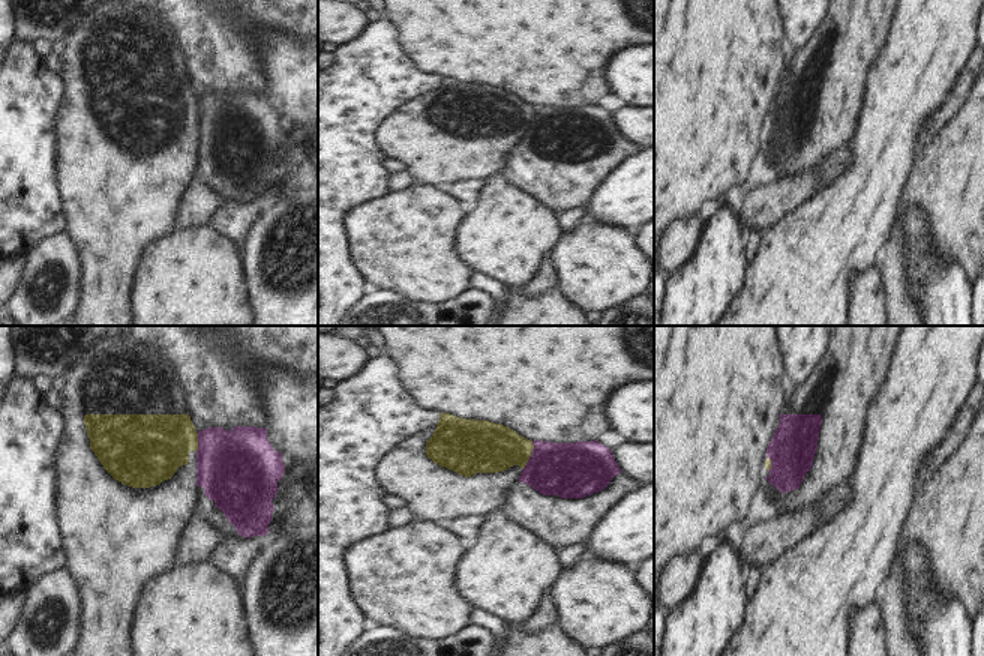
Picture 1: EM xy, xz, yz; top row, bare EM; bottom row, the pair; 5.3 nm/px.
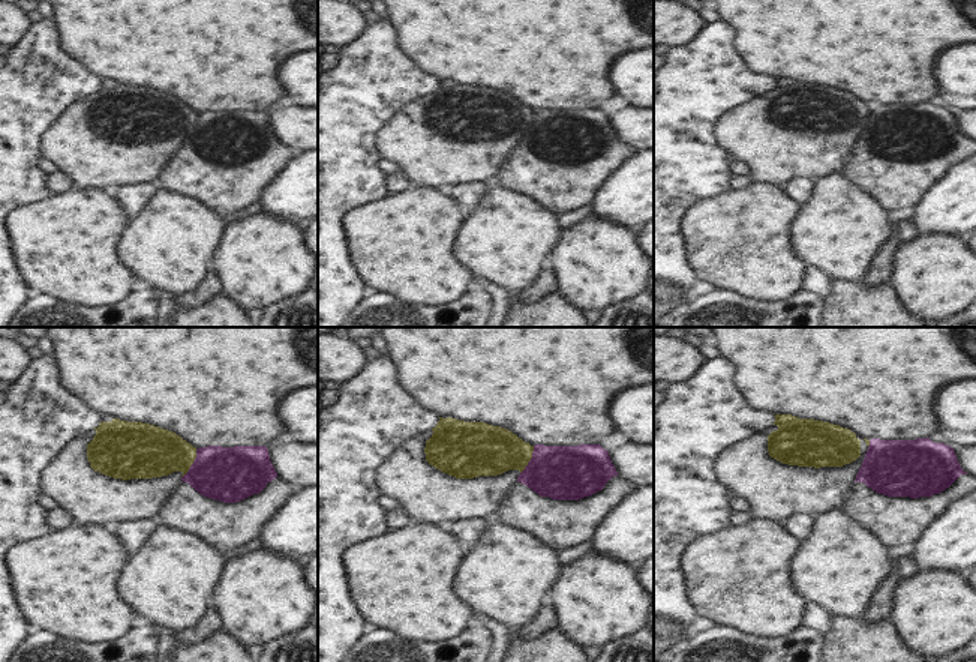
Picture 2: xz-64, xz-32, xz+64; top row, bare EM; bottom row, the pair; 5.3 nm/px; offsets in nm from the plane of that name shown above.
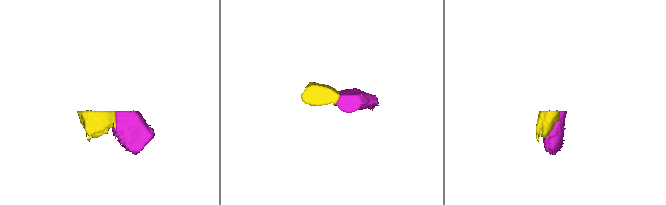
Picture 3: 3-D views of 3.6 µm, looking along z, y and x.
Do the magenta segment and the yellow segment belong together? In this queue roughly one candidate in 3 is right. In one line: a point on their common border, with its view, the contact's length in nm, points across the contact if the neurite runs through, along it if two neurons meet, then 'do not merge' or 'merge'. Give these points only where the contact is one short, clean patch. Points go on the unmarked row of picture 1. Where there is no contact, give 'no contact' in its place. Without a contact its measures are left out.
meets magenta in xz at (531, 119); contact 160 nm long; border along xz (533, 105), (533, 114), (524, 132); do not merge

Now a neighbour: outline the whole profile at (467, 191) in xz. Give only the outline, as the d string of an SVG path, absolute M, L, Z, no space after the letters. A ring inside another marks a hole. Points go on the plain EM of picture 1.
M464 179L453 182L448 186L442 186L442 189L452 197L458 198L465 209L474 204L474 201L478 198L482 188L483 180L478 179Z

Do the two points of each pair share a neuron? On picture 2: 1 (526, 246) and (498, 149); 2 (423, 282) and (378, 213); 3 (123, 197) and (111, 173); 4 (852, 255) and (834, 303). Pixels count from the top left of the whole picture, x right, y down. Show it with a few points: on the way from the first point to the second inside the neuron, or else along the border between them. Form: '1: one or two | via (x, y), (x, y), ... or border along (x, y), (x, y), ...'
1: two | border along (495, 176), (486, 182)
2: one | via (419, 266), (386, 230)
3: two | border along (153, 179), (113, 186), (107, 191)
4: two | border along (831, 278), (859, 281)

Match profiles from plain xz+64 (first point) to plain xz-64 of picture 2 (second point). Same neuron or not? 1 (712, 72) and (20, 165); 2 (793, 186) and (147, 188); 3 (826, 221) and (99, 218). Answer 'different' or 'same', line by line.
1: same
2: same
3: different

